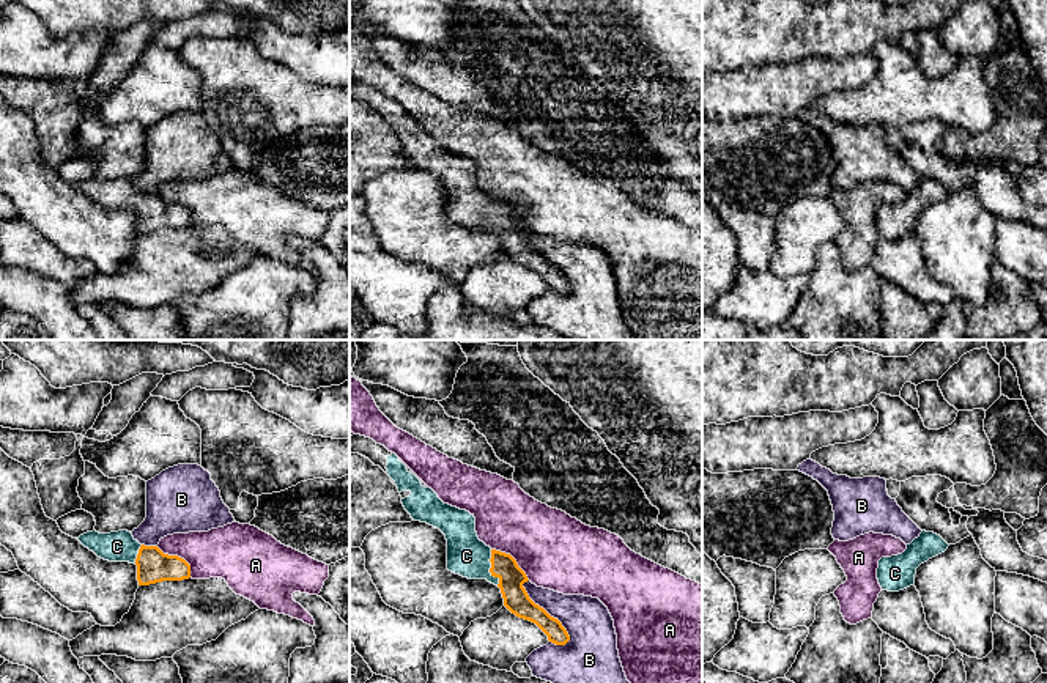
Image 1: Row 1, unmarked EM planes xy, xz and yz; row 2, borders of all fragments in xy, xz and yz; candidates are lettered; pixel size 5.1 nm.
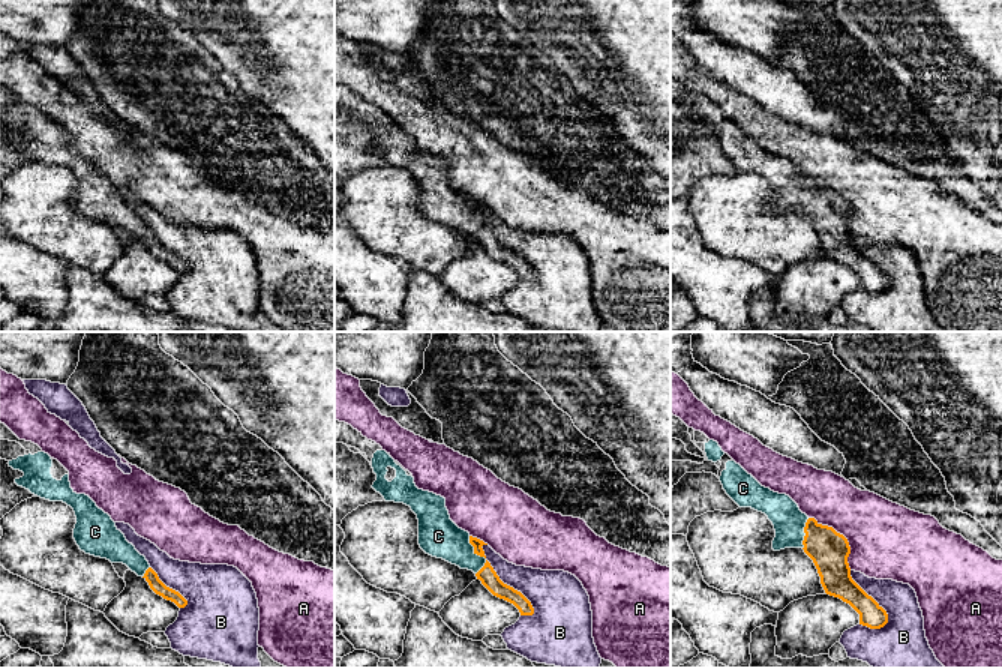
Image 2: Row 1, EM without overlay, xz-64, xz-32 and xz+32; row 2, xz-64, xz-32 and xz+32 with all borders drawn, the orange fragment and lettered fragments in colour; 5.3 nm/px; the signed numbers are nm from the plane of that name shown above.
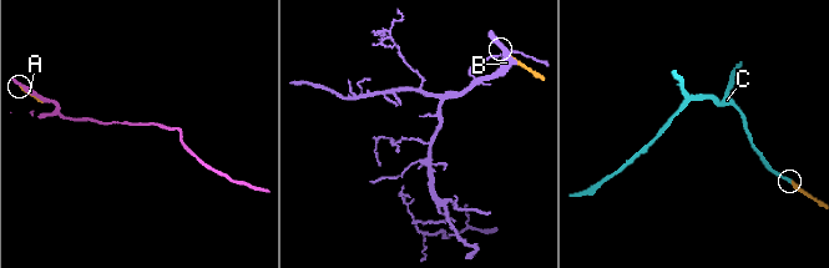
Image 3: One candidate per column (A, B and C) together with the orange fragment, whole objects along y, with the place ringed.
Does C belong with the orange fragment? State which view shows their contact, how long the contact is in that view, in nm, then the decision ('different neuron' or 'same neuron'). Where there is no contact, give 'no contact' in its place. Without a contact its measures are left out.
meets orange in xz; contact 190 nm long; same neuron

